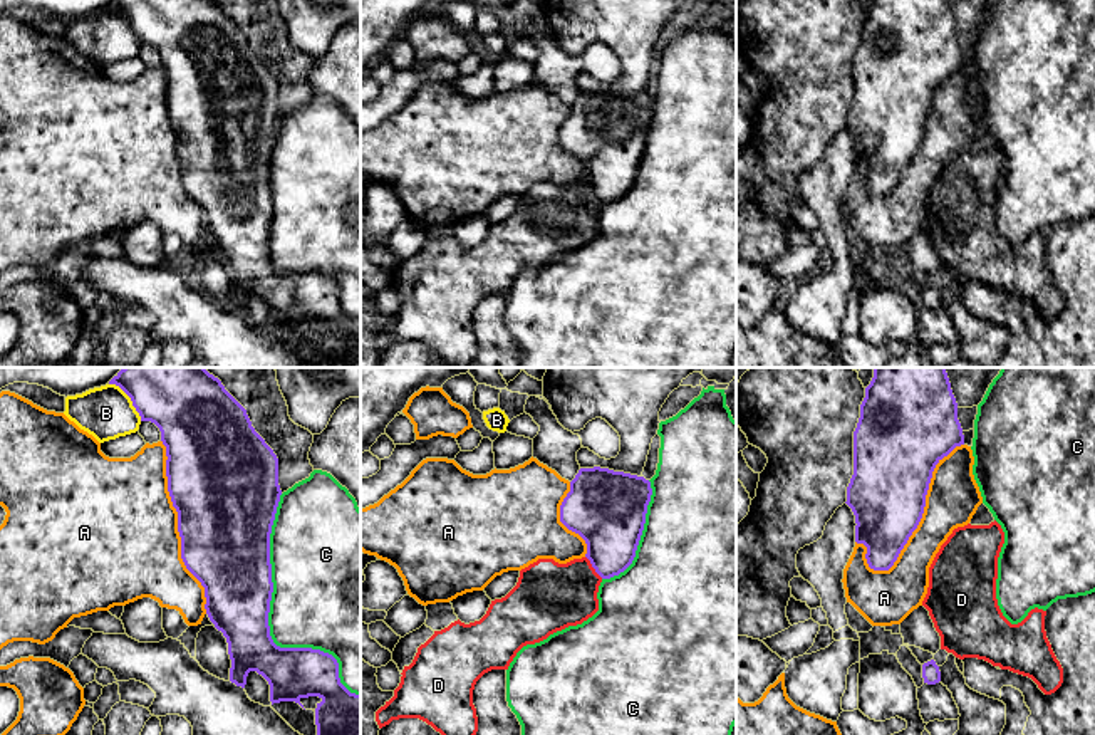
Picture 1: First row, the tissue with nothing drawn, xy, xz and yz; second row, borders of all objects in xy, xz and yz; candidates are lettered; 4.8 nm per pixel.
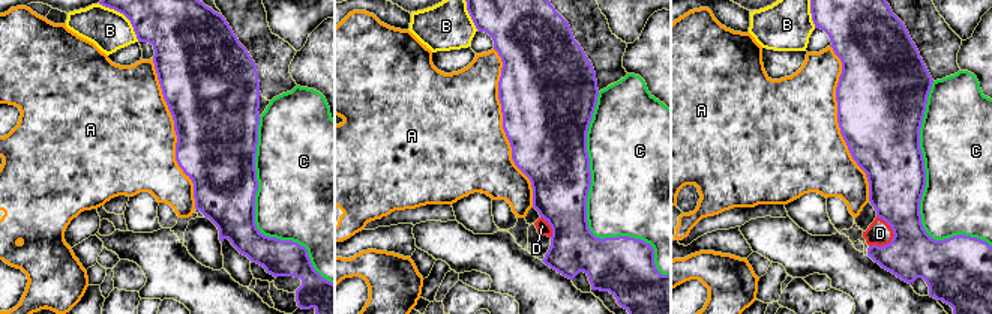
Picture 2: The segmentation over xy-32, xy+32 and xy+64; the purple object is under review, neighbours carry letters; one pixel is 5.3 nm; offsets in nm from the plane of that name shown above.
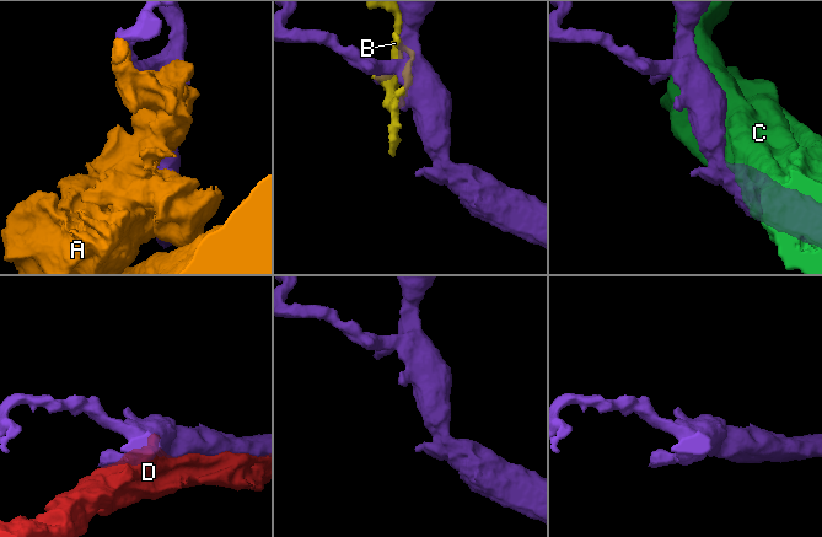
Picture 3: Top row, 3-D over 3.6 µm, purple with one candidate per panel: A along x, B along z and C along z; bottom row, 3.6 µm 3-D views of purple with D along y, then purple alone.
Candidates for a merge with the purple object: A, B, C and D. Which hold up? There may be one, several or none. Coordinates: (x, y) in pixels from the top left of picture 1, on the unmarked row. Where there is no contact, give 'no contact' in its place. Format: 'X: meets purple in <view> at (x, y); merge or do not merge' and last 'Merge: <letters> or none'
A: meets purple in yz at (923, 136); merge
B: meets purple in xy at (131, 24); do not merge
C: meets purple in xy at (267, 244); do not merge
D: meets purple in xz at (592, 190); do not merge
Merge: A

